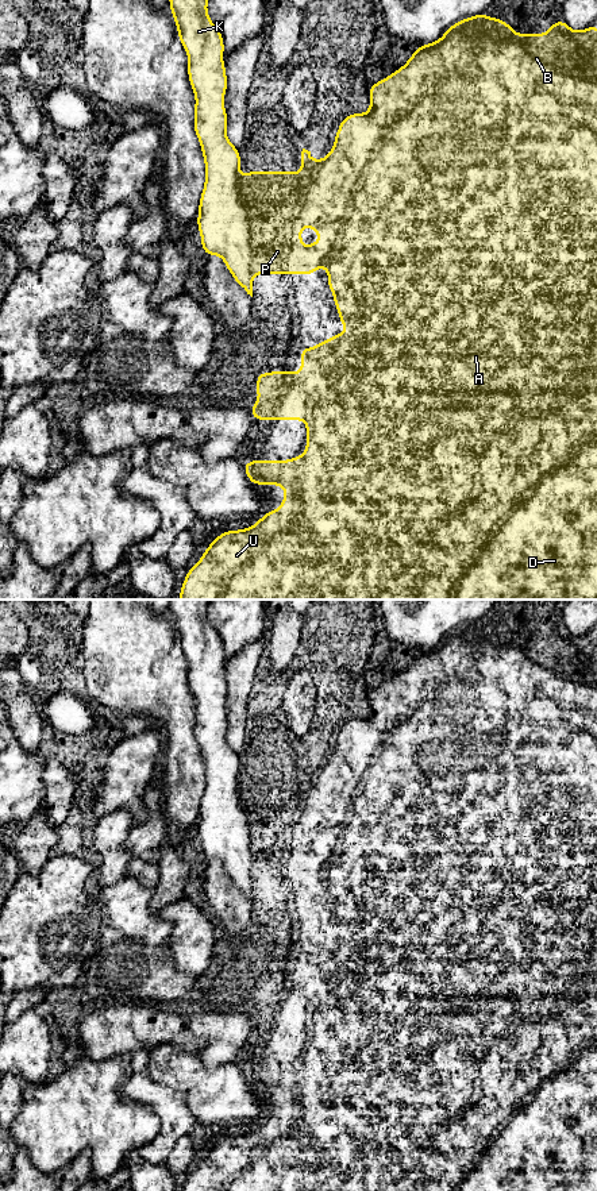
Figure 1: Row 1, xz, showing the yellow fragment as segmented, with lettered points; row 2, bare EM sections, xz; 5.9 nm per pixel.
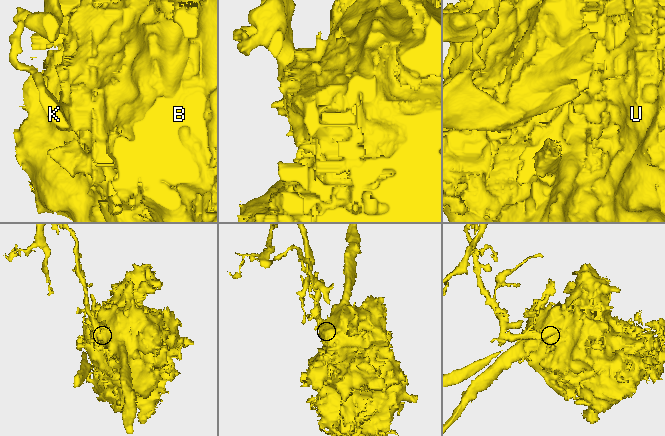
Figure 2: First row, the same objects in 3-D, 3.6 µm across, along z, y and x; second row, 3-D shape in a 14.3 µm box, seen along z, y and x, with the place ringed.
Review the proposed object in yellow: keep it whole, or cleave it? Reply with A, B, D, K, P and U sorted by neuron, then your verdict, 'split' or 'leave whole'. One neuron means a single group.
A B D P U / K | split

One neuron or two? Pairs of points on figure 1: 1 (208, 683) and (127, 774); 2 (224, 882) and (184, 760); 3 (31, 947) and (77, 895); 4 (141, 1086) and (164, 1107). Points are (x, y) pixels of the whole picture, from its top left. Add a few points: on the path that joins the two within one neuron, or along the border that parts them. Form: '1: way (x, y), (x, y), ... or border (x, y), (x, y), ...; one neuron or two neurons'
1: border (154, 727), (160, 732), (162, 742), (160, 767); two neurons
2: border (218, 858), (208, 862); two neurons
3: way (37, 932), (46, 920), (52, 920), (62, 909); one neuron
4: way (146, 1091), (158, 1102); one neuron

